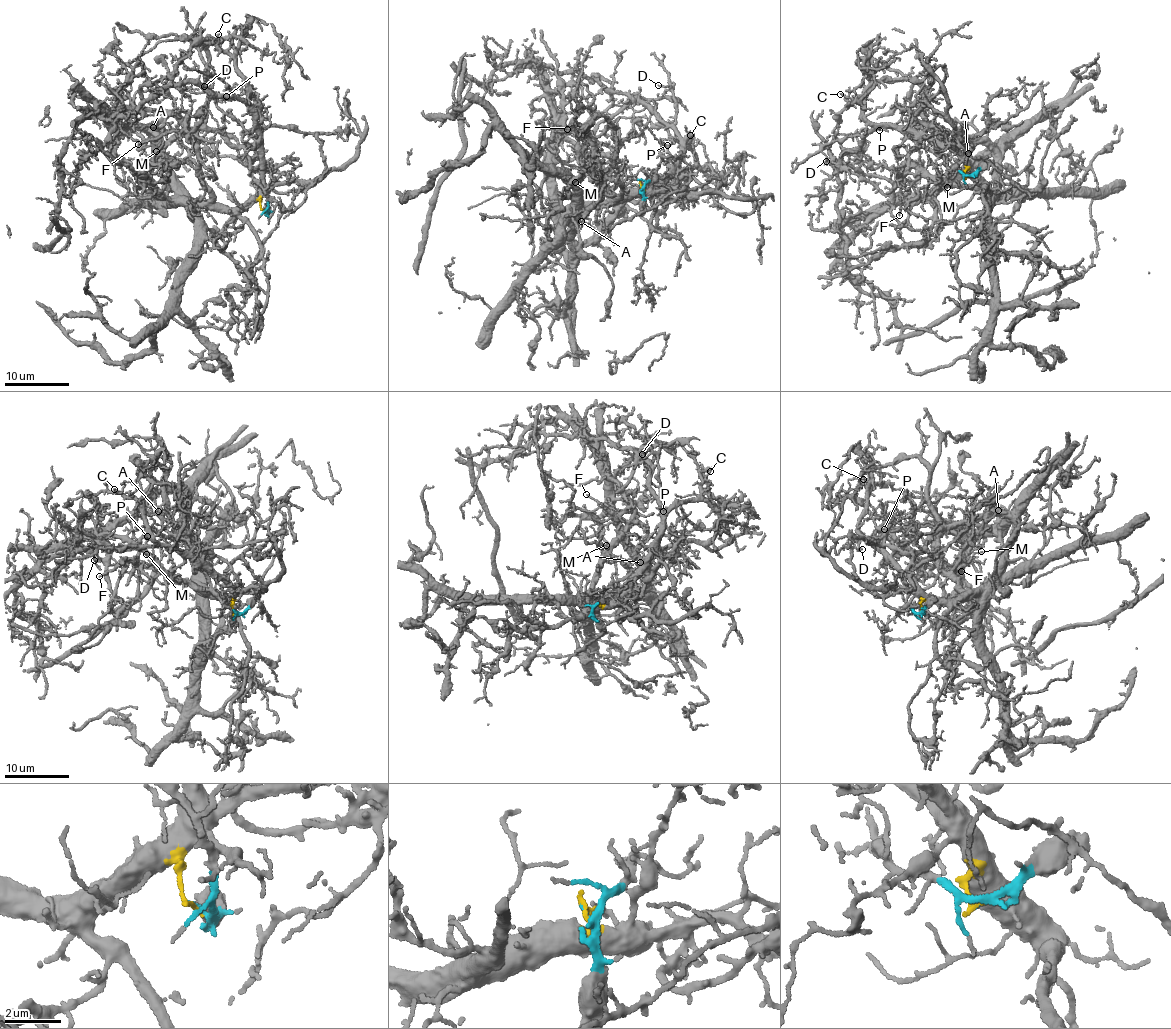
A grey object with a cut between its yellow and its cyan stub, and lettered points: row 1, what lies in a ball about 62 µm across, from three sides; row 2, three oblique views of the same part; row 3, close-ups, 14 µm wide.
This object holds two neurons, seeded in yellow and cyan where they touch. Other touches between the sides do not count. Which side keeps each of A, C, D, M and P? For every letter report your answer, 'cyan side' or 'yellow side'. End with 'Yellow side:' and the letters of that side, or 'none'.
A: cyan side
C: yellow side
D: yellow side
M: yellow side
P: yellow side
Yellow side: C, D, M, P

